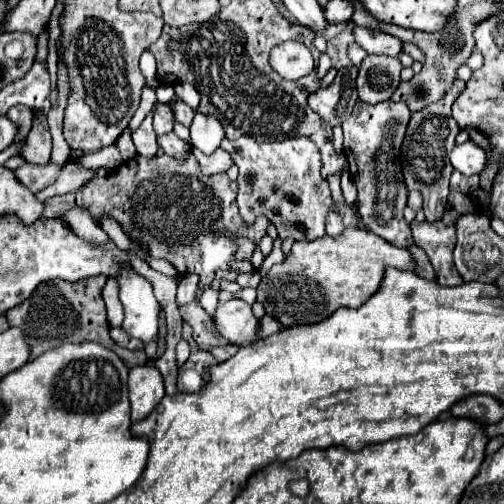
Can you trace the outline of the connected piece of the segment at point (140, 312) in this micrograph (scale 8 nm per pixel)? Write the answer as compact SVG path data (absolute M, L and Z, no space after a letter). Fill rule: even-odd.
M123 265L117 273L119 283L119 299L125 309L125 321L123 329L135 337L147 343L159 343L161 331L159 331L159 315L161 307L157 299L153 297L153 285L139 273L135 273L131 267Z

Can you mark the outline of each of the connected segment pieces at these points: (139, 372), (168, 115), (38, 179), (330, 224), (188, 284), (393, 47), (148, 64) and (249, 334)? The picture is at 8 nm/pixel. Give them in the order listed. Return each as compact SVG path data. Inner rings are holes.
M139 365L129 373L131 419L141 421L165 397L163 375L155 365Z
M167 105L157 107L157 113L153 115L153 129L157 135L165 135L173 131L173 113Z
M25 163L19 169L15 169L15 175L25 187L29 187L31 193L37 193L49 185L53 185L53 179L57 179L57 171L61 171L61 165L47 163L47 165L33 165Z
M333 207L331 213L329 213L329 217L327 217L327 233L333 235L333 237L337 237L337 235L341 235L341 229L345 229L345 225L343 225L343 221L341 221L341 215L339 215L337 209Z
M183 275L177 288L176 302L178 305L186 305L187 303L195 301L195 292L198 288L198 283L198 275Z
M355 27L353 29L353 37L355 37L355 43L359 47L363 47L367 53L385 53L385 55L391 55L391 57L397 57L401 53L401 41L389 33L383 33L383 31L371 31L367 27Z
M147 47L147 49L143 51L143 55L141 55L141 71L143 71L147 83L149 83L153 89L157 89L157 87L159 87L159 81L157 81L157 75L155 75L155 57L151 55L149 47Z
M231 299L217 307L215 323L219 333L235 345L253 345L257 341L259 319L253 315L251 305L243 299Z

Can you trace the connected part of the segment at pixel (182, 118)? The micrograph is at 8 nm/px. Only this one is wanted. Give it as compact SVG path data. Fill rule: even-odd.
M177 101L173 113L175 113L175 119L177 119L179 123L187 125L187 127L191 125L191 119L193 119L193 115L195 115L195 111L193 111L187 103L183 103L183 101Z

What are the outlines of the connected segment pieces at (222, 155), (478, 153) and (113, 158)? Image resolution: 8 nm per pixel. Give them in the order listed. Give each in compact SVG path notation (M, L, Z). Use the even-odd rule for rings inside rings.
M217 149L213 155L205 155L201 151L195 151L195 157L201 165L201 173L203 175L211 175L211 173L225 173L231 165L233 165L233 159L227 155L227 151L223 149Z
M473 141L455 145L451 151L451 159L453 159L451 165L463 175L479 175L481 169L485 167L485 153Z
M110 145L101 151L89 153L78 160L78 164L85 168L98 169L105 167L109 170L116 169L123 163L123 158L120 155L116 145Z

